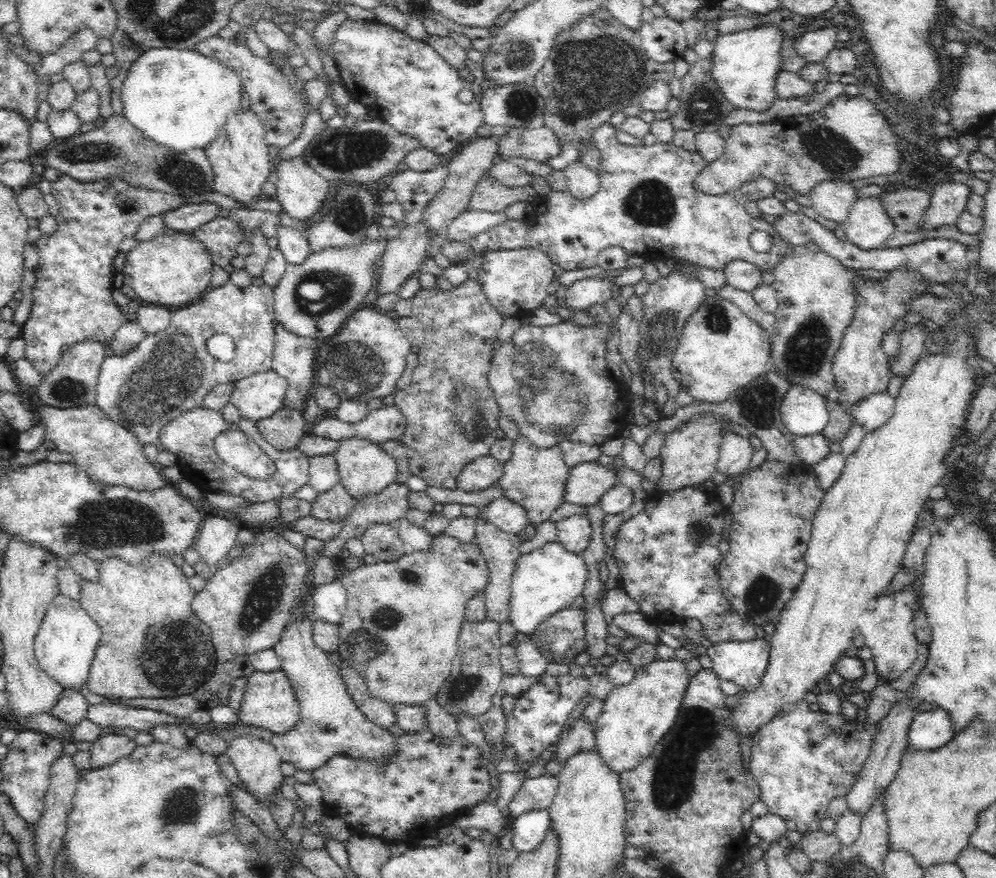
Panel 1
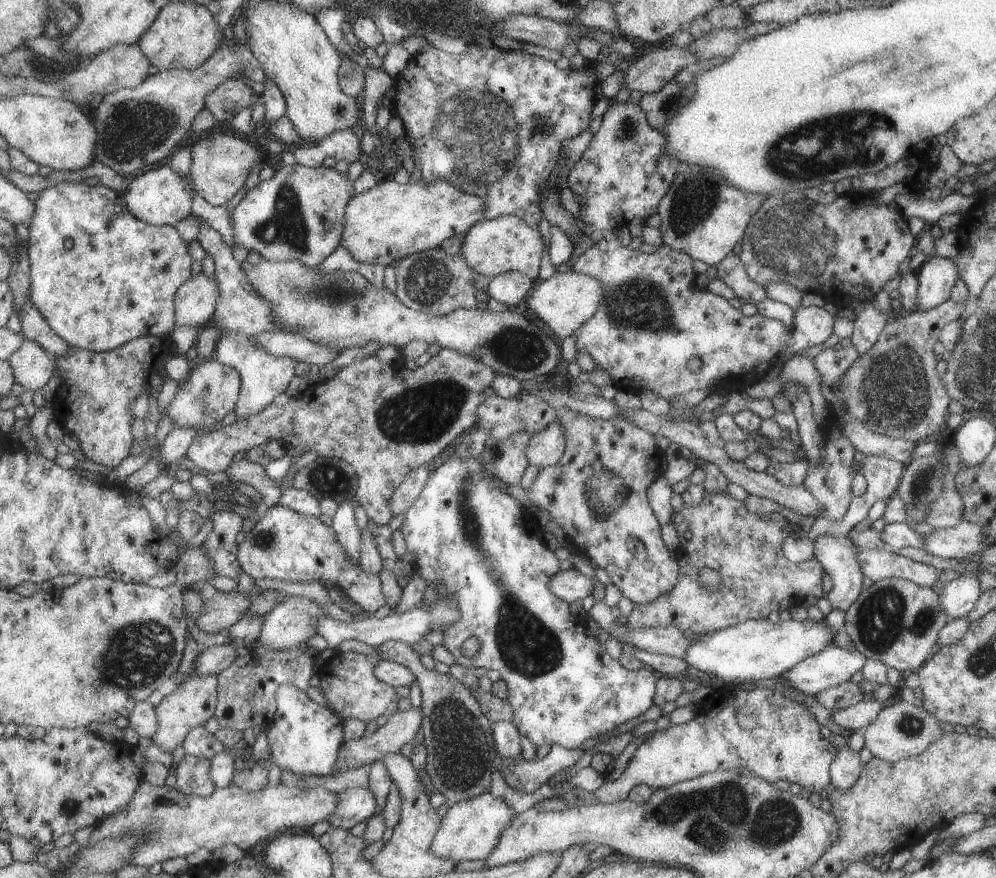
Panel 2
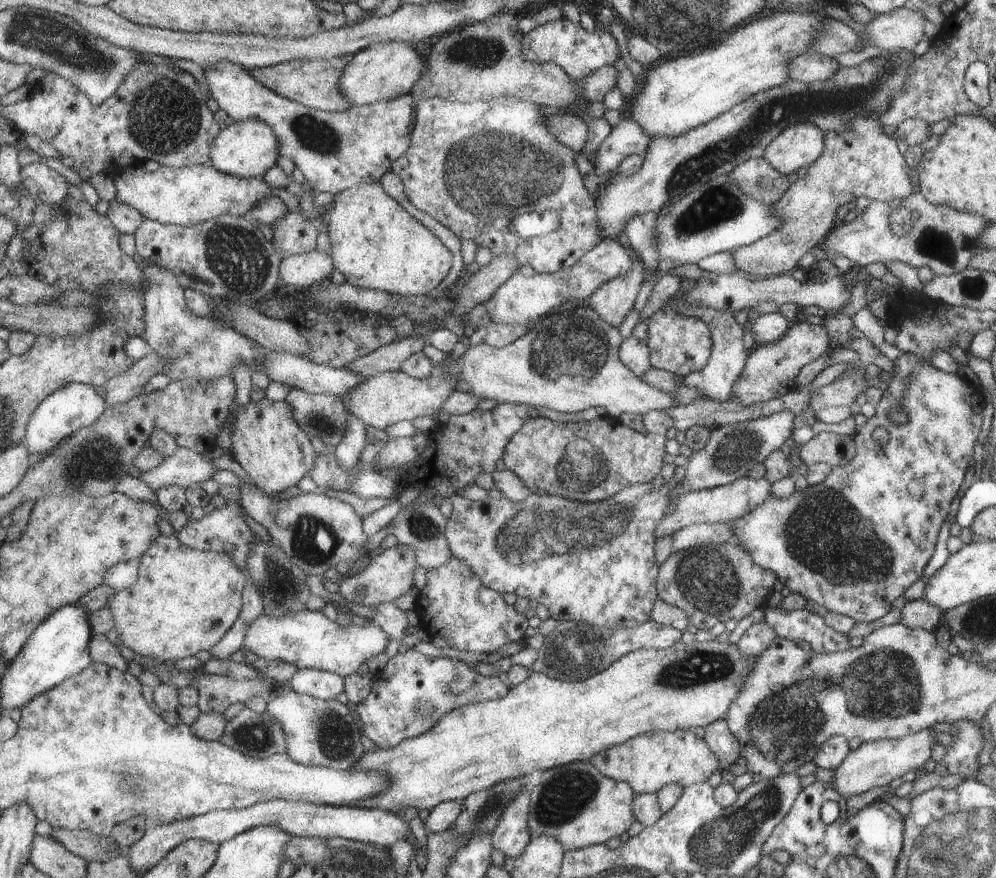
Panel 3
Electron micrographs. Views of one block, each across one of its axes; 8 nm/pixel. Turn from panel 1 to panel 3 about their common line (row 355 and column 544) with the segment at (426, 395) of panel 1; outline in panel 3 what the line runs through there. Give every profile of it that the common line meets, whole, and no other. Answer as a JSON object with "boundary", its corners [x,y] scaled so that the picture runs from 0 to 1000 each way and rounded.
{"boundary":[[[669,468],[645,473],[646,492],[609,474],[592,479],[560,482],[547,475],[529,476],[508,506],[505,528],[535,563],[551,563],[581,572],[601,572],[629,554],[653,549],[664,535],[670,487],[676,483]]]}

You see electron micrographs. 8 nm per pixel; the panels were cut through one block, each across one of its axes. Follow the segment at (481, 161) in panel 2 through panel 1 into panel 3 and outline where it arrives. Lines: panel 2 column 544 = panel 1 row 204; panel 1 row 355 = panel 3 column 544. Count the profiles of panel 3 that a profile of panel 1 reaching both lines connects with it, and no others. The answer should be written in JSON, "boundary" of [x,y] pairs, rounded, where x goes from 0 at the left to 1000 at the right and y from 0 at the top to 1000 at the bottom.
{"boundary":[[[551,23],[548,26],[533,32],[525,38],[525,65],[533,71],[555,71],[579,96],[583,95],[588,87],[605,74],[620,71],[619,50],[613,43],[613,39],[597,28],[594,36],[585,34],[581,26],[571,23]]]}

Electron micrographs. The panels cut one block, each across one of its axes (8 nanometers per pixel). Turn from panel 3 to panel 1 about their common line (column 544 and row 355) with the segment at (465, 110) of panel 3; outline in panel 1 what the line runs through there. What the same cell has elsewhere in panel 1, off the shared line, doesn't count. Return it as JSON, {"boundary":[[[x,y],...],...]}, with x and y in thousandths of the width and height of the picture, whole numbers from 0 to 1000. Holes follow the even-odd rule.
{"boundary":[[[229,319],[220,327],[212,327],[203,336],[201,344],[190,345],[174,356],[164,377],[146,382],[137,396],[124,405],[104,409],[97,431],[95,462],[114,482],[137,495],[142,507],[160,506],[162,489],[174,476],[181,475],[181,472],[204,462],[209,444],[221,436],[233,436],[251,426],[272,420],[277,383],[274,344],[274,328],[267,322],[261,326],[249,323],[247,328],[241,328]],[[221,379],[231,382],[236,390],[236,403],[231,412],[221,412],[207,399],[207,387],[213,380]]]}

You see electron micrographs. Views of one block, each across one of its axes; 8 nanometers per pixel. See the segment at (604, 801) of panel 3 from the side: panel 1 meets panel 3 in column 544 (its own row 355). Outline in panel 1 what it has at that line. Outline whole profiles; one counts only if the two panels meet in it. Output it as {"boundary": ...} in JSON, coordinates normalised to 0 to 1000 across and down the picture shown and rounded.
{"boundary":[[[811,277],[810,279],[797,281],[791,290],[788,290],[788,293],[780,300],[777,308],[774,308],[774,310],[777,312],[777,319],[774,322],[774,327],[779,331],[781,351],[775,356],[775,359],[777,359],[777,372],[779,372],[779,376],[777,376],[774,382],[773,418],[779,423],[781,427],[791,433],[791,435],[795,435],[793,438],[811,441],[811,443],[819,445],[820,449],[825,450],[829,454],[833,449],[833,445],[837,443],[836,410],[838,403],[845,392],[848,376],[853,371],[856,358],[858,356],[859,330],[857,330],[857,327],[855,326],[855,317],[859,315],[859,309],[848,304],[843,297],[836,295],[832,289],[827,288],[827,286],[823,284],[823,281],[820,281],[818,277]]]}

